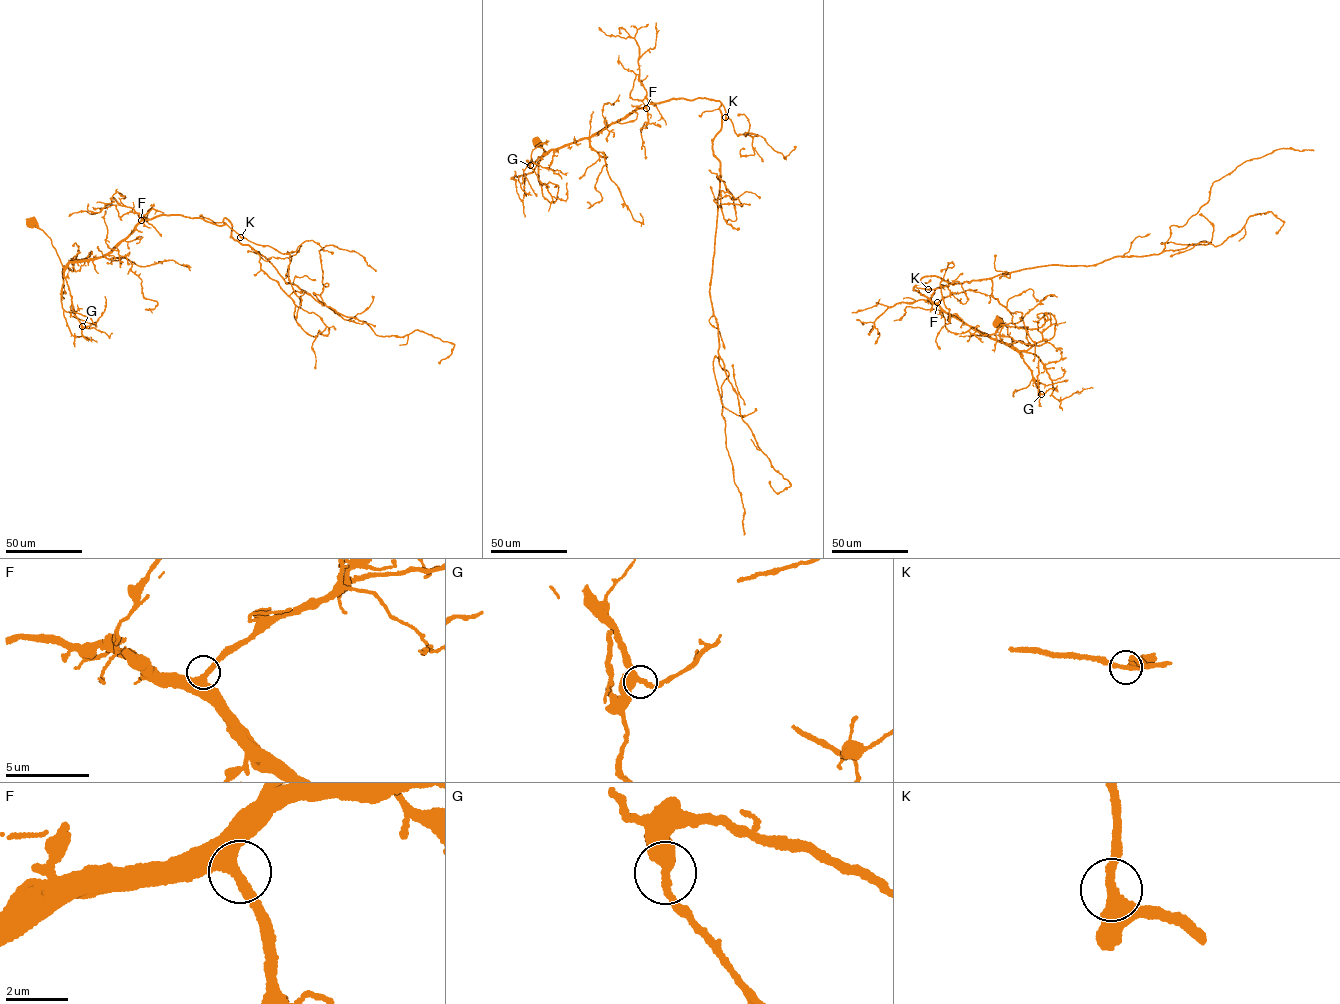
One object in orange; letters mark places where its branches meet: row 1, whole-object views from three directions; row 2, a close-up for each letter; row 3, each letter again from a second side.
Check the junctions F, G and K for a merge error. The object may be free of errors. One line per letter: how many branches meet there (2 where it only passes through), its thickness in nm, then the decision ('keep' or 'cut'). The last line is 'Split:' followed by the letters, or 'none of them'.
F: branches 2; calibre 400 nm; keep
G: branches 2; calibre 420 nm; keep
K: branches 2; calibre 360 nm; keep
Split: none of them

